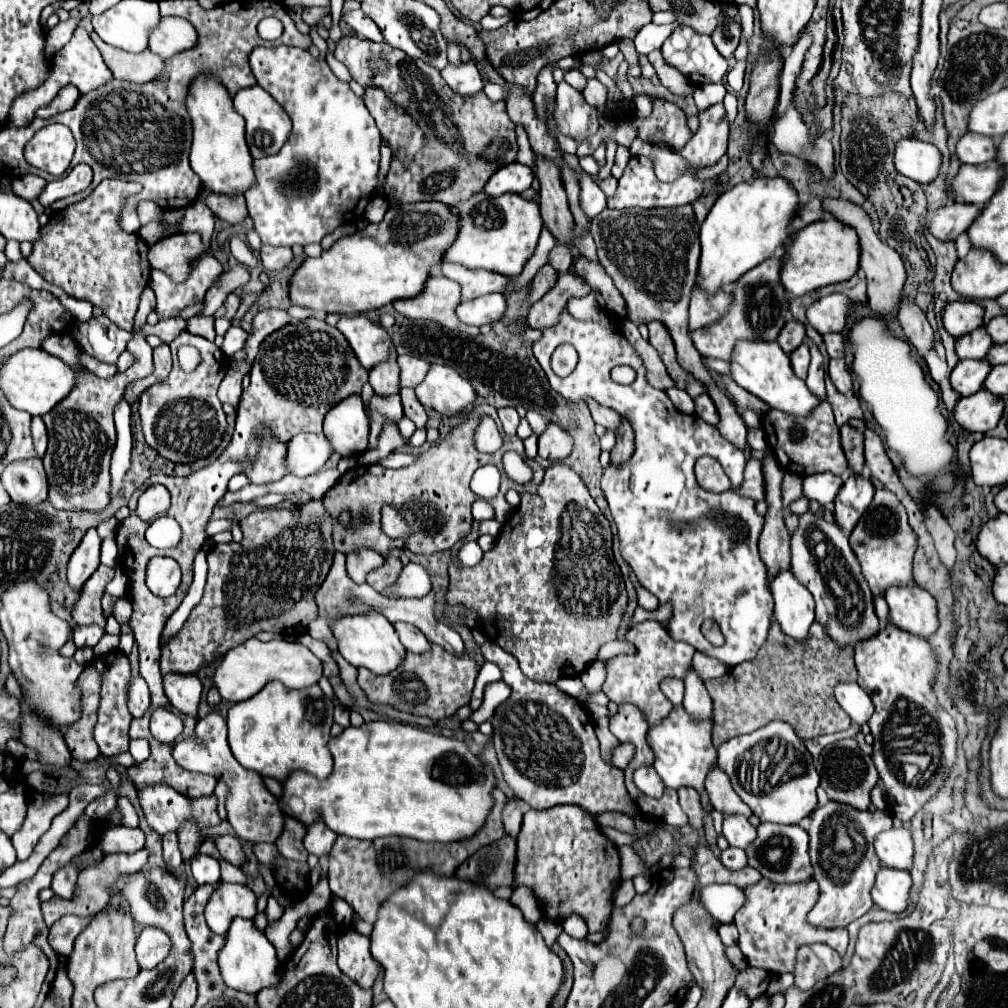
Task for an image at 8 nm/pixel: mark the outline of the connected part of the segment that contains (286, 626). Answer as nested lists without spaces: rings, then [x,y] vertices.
[[[310,501],[296,513],[262,509],[242,519],[242,545],[232,541],[210,549],[204,597],[180,633],[162,647],[160,673],[196,673],[260,631],[304,635],[316,617],[314,593],[332,565],[332,523],[322,501]]]

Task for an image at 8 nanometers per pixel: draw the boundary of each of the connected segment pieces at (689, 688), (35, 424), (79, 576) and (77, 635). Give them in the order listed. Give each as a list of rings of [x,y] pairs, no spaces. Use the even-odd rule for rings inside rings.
[[[690,667],[684,675],[684,709],[694,717],[694,719],[712,719],[712,701],[710,695],[704,687],[704,681],[698,677],[698,673]]]
[[[32,417],[32,437],[34,437],[34,447],[38,457],[44,457],[44,451],[48,445],[48,433],[42,417]]]
[[[90,529],[74,555],[70,557],[68,565],[68,585],[74,591],[80,591],[84,583],[90,579],[90,575],[98,569],[100,565],[100,543],[102,539],[98,537],[96,529]]]
[[[98,625],[90,627],[76,627],[74,629],[74,643],[78,649],[82,647],[94,647],[104,635],[104,629],[98,629]]]

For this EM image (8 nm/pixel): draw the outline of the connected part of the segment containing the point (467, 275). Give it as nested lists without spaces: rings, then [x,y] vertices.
[[[442,263],[442,275],[462,285],[462,299],[474,299],[488,293],[504,293],[510,281],[500,273],[490,273],[486,269],[468,269],[460,263]]]

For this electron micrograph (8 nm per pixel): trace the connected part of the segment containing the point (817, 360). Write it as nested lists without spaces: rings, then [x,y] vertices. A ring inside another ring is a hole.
[[[806,339],[806,345],[810,347],[810,355],[812,355],[812,361],[810,361],[810,369],[808,369],[808,379],[806,379],[806,385],[812,393],[816,393],[816,397],[820,397],[824,401],[826,397],[826,389],[824,389],[824,369],[822,369],[822,353],[818,351],[818,347]]]

